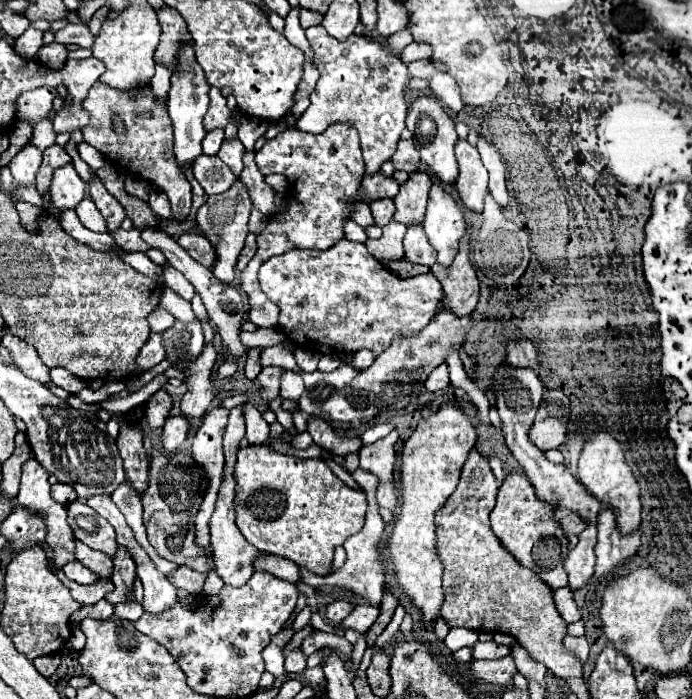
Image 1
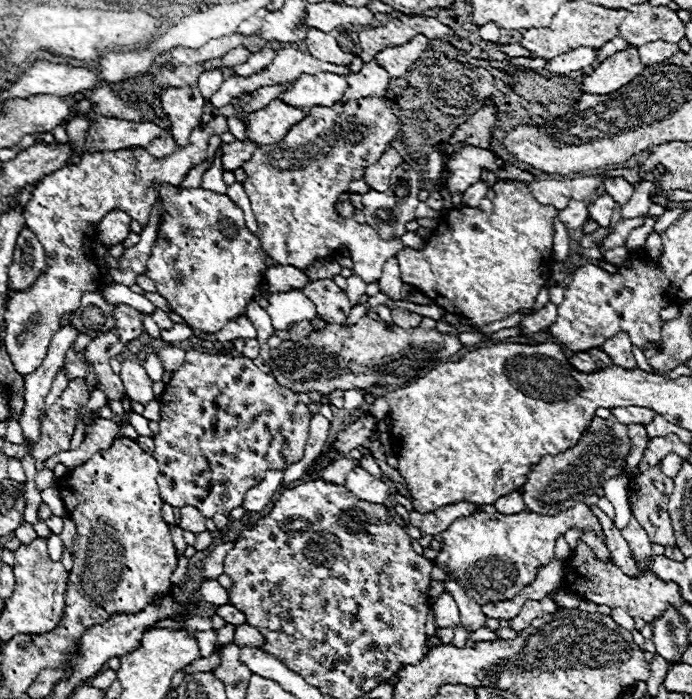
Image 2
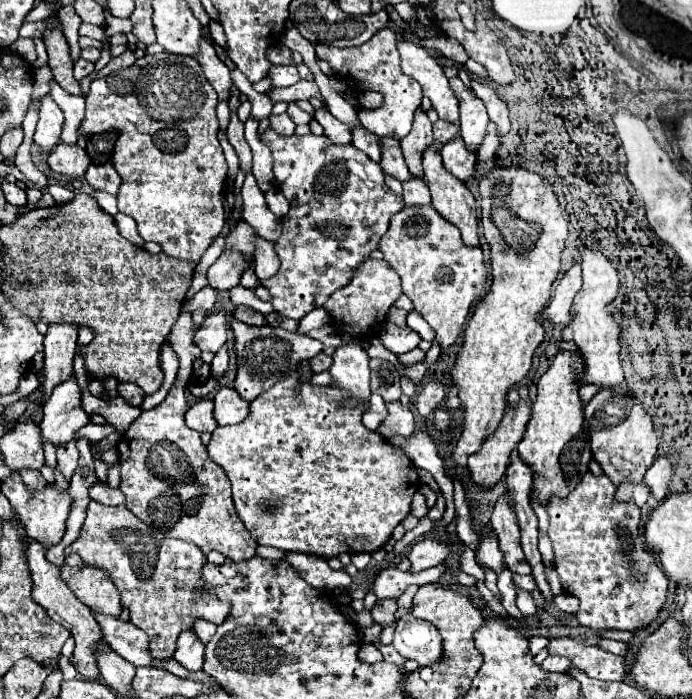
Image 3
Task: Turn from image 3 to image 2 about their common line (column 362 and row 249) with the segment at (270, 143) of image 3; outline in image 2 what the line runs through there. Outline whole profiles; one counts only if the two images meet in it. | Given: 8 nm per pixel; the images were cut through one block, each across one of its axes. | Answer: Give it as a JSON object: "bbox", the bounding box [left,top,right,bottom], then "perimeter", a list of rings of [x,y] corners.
{"bbox":[146,184,278,332],"perimeter":[[[164,184],[160,198],[166,214],[158,228],[158,240],[152,248],[146,276],[154,280],[158,294],[170,302],[172,312],[182,316],[190,328],[218,332],[228,320],[246,314],[246,306],[254,300],[254,290],[262,282],[264,270],[278,264],[260,248],[260,240],[246,228],[242,210],[228,196],[204,188],[178,190]]]}

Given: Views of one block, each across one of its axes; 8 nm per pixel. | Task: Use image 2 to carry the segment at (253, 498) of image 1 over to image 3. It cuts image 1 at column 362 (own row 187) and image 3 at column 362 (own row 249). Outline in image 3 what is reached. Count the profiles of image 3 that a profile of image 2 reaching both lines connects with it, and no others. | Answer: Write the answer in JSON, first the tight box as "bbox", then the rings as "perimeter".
{"bbox":[206,374,420,558],"perimeter":[[[292,374],[284,382],[278,382],[276,386],[272,386],[270,390],[266,390],[258,398],[254,398],[250,402],[250,412],[248,412],[248,418],[244,418],[244,422],[238,422],[238,424],[232,424],[232,426],[218,426],[212,432],[212,440],[206,446],[208,456],[218,466],[222,466],[226,476],[230,478],[236,512],[238,512],[240,520],[244,522],[246,530],[250,532],[250,536],[258,544],[272,546],[272,548],[286,550],[286,552],[304,552],[304,554],[312,554],[312,556],[318,556],[318,558],[332,558],[332,556],[340,556],[344,552],[346,554],[356,554],[356,552],[372,554],[388,542],[396,524],[400,524],[408,516],[412,496],[416,494],[416,490],[420,486],[416,466],[402,452],[396,452],[384,436],[380,436],[378,432],[368,430],[362,424],[362,412],[366,410],[366,404],[360,404],[356,408],[344,408],[342,406],[344,396],[346,396],[344,390],[326,388],[326,386],[312,386],[308,382],[298,382],[298,376]]]}

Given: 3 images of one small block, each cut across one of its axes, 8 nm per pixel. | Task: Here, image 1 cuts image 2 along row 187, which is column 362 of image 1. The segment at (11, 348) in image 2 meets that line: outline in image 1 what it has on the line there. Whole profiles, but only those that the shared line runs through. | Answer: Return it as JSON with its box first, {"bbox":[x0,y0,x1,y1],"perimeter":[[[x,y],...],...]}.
{"bbox":[296,26,408,176],"perimeter":[[[312,26],[306,30],[306,38],[314,50],[314,66],[320,72],[320,80],[310,94],[308,110],[298,118],[296,128],[302,132],[319,134],[332,122],[348,122],[360,132],[360,148],[364,154],[364,176],[376,174],[382,162],[390,160],[400,132],[406,128],[406,84],[408,66],[400,56],[386,50],[378,40],[364,34],[352,34],[340,42],[332,38],[324,26]]]}

